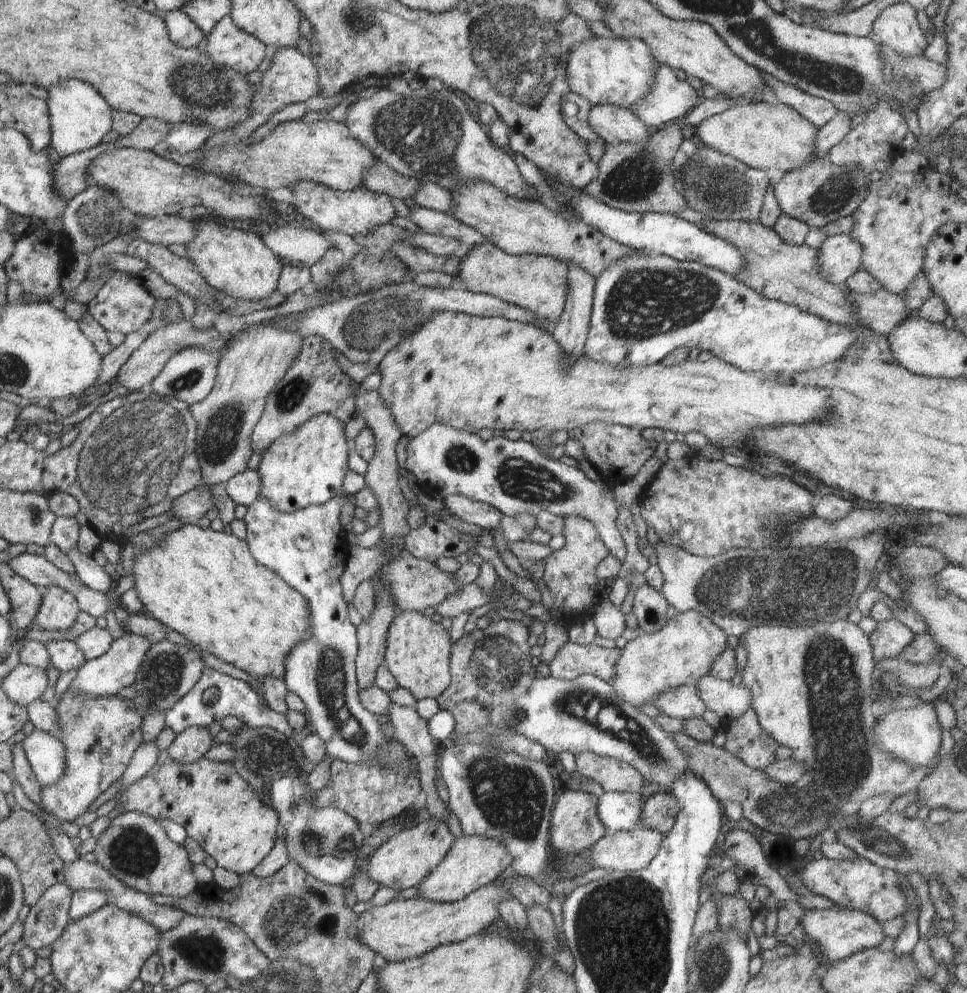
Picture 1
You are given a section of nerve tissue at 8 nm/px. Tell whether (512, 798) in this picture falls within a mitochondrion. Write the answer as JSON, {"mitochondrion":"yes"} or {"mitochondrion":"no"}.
{"mitochondrion":"yes"}

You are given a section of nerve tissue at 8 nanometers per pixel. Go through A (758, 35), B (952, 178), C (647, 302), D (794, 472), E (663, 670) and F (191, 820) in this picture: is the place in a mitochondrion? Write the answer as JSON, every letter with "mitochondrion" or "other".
{"A":"mitochondrion","B":"other","C":"mitochondrion","D":"other","E":"other","F":"other"}

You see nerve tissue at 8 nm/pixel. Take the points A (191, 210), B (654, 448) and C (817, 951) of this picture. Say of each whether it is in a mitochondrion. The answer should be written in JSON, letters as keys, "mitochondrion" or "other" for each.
{"A":"other","B":"other","C":"other"}

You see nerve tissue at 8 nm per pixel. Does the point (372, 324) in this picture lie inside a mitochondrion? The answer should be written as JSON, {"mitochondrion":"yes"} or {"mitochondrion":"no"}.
{"mitochondrion":"yes"}

